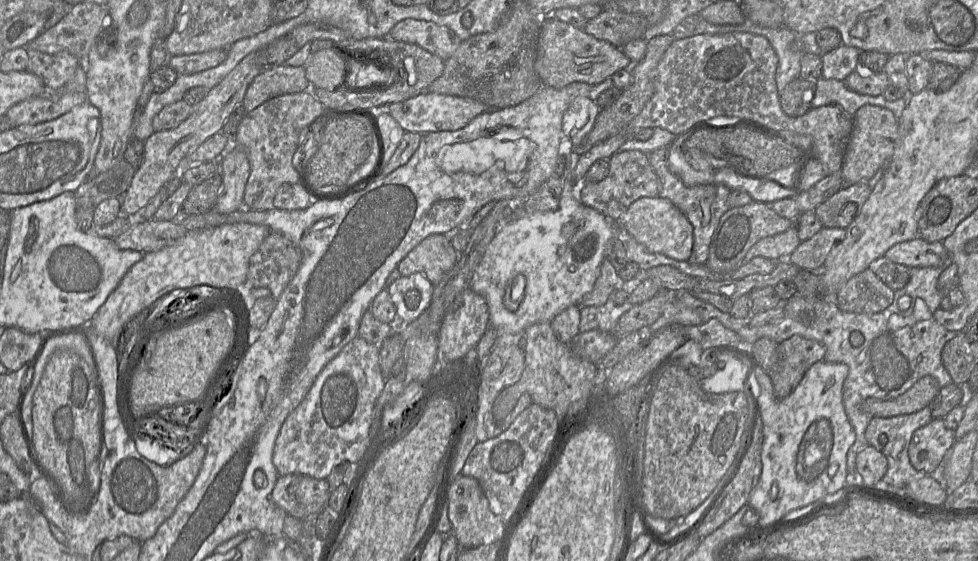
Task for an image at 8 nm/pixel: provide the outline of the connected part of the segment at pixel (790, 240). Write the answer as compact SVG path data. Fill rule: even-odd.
M793 225L782 233L759 240L747 252L743 263L749 262L754 257L766 257L772 260L787 260L799 246L800 242L797 227Z

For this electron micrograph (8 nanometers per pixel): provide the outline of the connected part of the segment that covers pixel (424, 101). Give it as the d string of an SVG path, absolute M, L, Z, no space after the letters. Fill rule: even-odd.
M429 91L420 93L403 102L392 103L388 106L388 113L405 132L415 132L419 134L459 130L486 110L487 107L484 104L474 99L437 94Z

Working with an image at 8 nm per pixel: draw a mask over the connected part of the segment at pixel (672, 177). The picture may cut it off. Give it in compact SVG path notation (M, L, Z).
M660 148L648 154L648 160L661 183L661 191L659 197L670 200L689 220L693 227L693 248L689 263L695 265L706 264L709 257L709 247L713 234L718 226L718 223L724 213L729 209L728 197L731 190L722 184L703 184L696 186L686 185L676 174L674 174L668 164L668 150L667 148Z

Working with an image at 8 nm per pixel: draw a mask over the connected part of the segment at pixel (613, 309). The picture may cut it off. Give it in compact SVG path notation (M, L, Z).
M608 299L602 306L580 307L579 331L580 333L592 330L614 331L620 317L633 306L628 302L619 305Z

